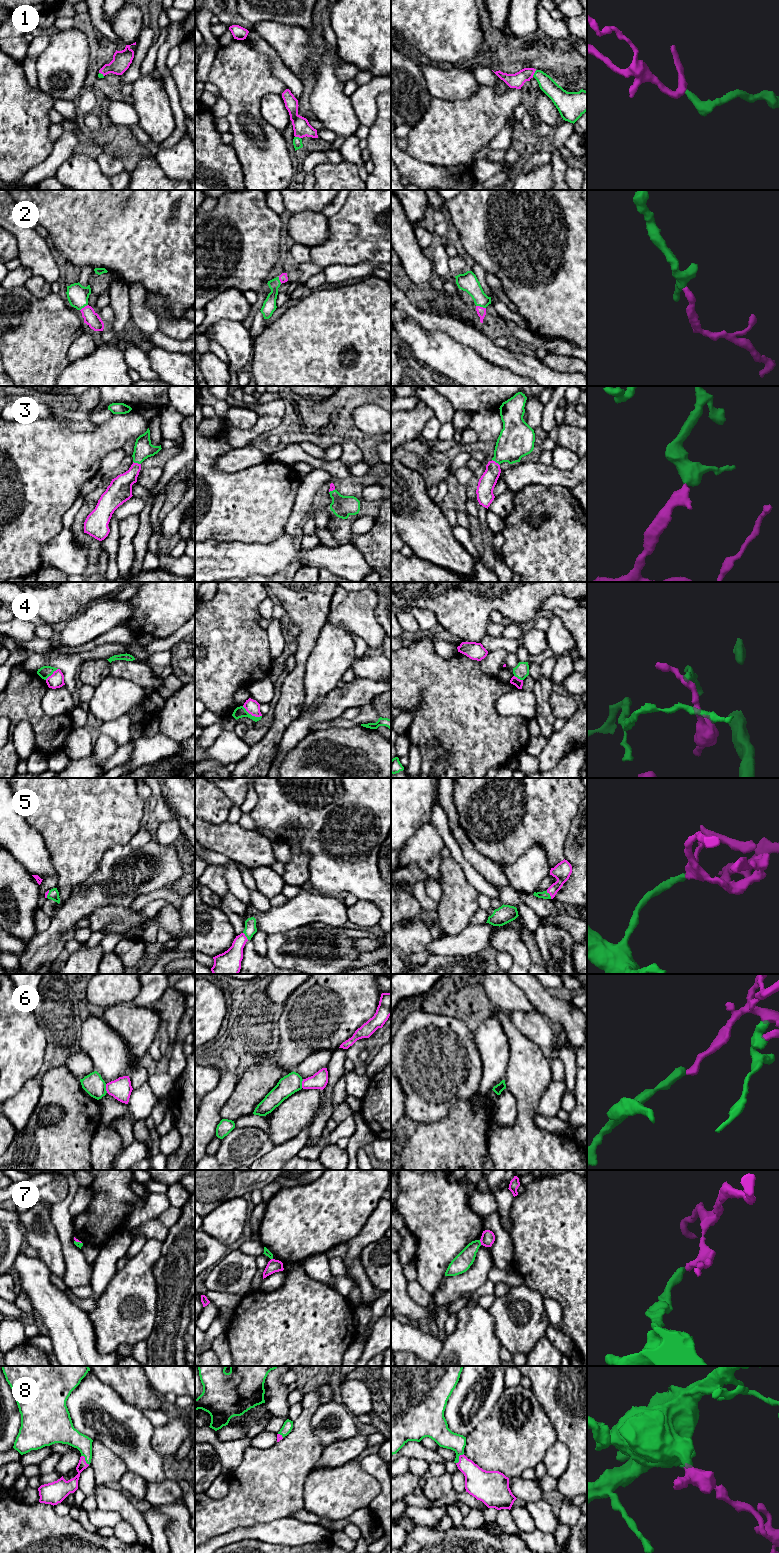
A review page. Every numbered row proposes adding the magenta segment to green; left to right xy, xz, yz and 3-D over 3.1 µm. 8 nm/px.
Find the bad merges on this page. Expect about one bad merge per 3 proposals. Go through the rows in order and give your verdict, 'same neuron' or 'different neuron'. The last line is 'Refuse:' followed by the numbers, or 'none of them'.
1: same neuron
2: same neuron
3: same neuron
4: same neuron
5: same neuron
6: different neuron
7: different neuron
8: same neuron
Refuse: 6, 7

